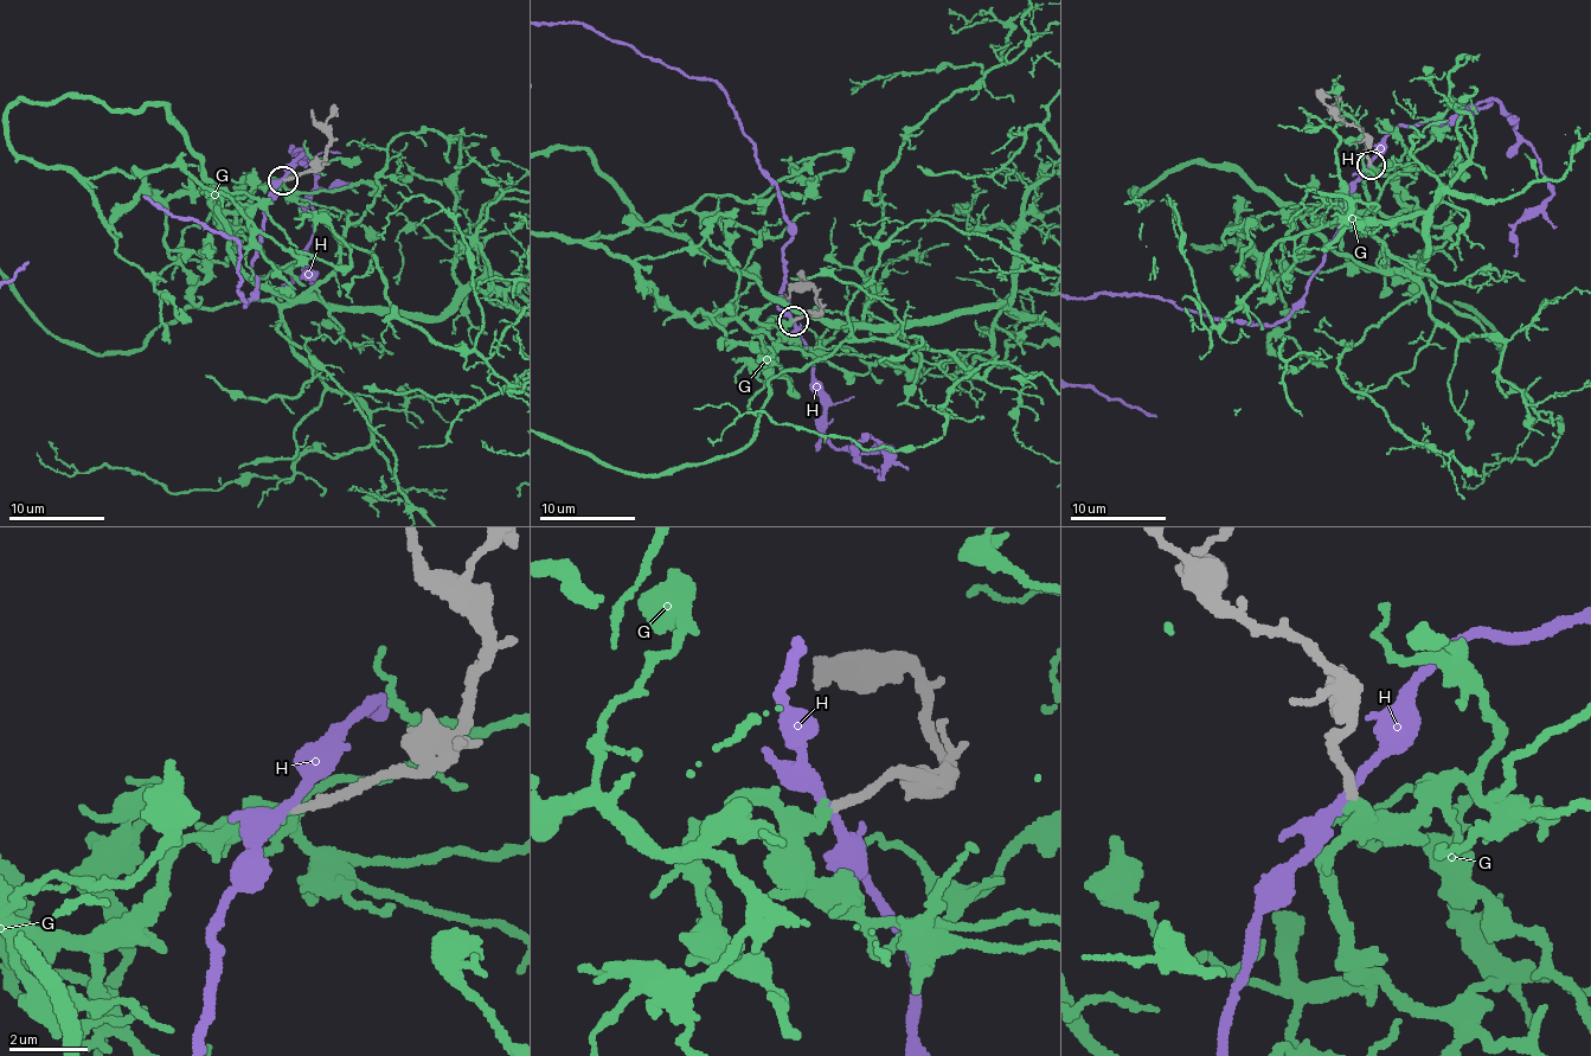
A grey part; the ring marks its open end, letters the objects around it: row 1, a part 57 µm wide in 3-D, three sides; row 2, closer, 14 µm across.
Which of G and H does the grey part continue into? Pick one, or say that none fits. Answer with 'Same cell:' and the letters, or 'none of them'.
Same cell: G

